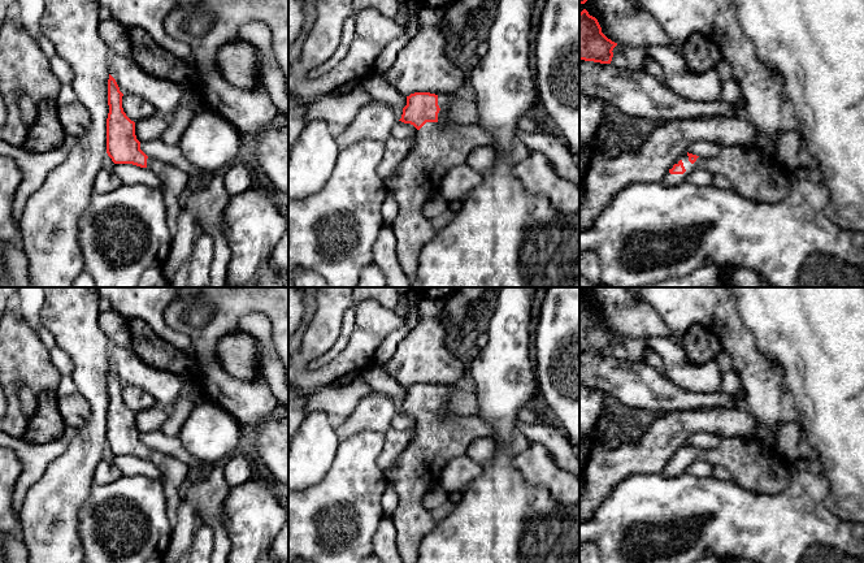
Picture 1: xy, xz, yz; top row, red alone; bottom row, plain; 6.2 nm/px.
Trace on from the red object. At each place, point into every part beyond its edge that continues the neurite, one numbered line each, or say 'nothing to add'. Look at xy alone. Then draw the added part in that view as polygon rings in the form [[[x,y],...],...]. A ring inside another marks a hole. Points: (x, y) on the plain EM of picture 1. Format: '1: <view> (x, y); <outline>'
1: xy (174, 471); [[[153,449],[147,450],[147,460],[162,473],[162,488],[166,498],[166,516],[172,527],[177,523],[177,510],[181,503],[179,486],[187,477],[190,467],[183,462]]]

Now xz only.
1: xz (434, 442); [[[457,385],[438,386],[438,412],[426,413],[417,421],[407,449],[385,472],[387,485],[399,497],[391,520],[398,534],[396,546],[401,563],[416,563],[421,541],[438,523],[422,504],[422,499],[439,485],[444,464],[466,455],[466,449],[474,439],[491,434],[491,426],[476,415],[452,416],[447,421],[442,419],[456,390]]]

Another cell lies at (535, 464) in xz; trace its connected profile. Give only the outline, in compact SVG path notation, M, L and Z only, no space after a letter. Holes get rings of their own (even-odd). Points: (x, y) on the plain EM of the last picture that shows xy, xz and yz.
M531 442L527 450L515 454L513 467L530 485L547 489L556 502L579 503L579 476L561 469L543 445Z

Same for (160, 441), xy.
M162 430L149 432L140 434L140 441L148 447L161 452L165 452L184 464L190 468L197 468L203 473L207 473L210 468L201 464L194 455L191 455L183 446L179 437L172 437L164 433Z

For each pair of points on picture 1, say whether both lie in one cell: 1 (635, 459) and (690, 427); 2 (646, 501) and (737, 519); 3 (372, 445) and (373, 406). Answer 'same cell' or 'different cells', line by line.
1: same cell
2: same cell
3: different cells

